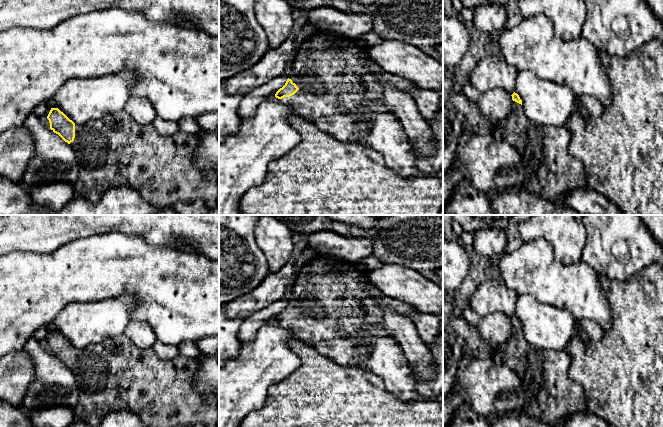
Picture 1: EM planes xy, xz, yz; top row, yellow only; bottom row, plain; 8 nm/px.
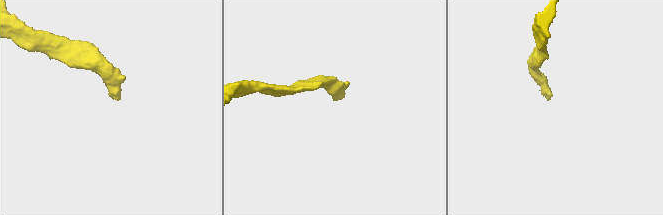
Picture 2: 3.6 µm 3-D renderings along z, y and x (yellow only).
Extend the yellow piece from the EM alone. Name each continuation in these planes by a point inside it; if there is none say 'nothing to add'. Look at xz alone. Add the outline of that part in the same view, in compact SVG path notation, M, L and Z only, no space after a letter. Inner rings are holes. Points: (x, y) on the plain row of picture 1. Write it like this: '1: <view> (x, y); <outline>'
1: xz (337, 303); M317 256L308 261L299 271L293 286L289 303L299 312L290 321L280 323L282 327L291 330L294 337L312 346L321 355L331 359L343 367L361 368L361 359L370 355L369 349L363 341L364 333L371 336L392 337L385 330L383 324L384 307L390 307L403 317L413 319L412 310L414 307L403 301L384 296L375 287L367 276L368 271L357 262L346 262L332 256Z

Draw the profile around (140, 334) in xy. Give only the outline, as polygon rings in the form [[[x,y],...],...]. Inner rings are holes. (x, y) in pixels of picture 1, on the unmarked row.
[[[130,321],[124,334],[139,349],[152,348],[157,340],[153,329],[148,324],[138,321]]]

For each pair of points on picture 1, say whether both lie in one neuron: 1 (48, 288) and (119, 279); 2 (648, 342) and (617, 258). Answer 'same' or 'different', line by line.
1: same
2: different

